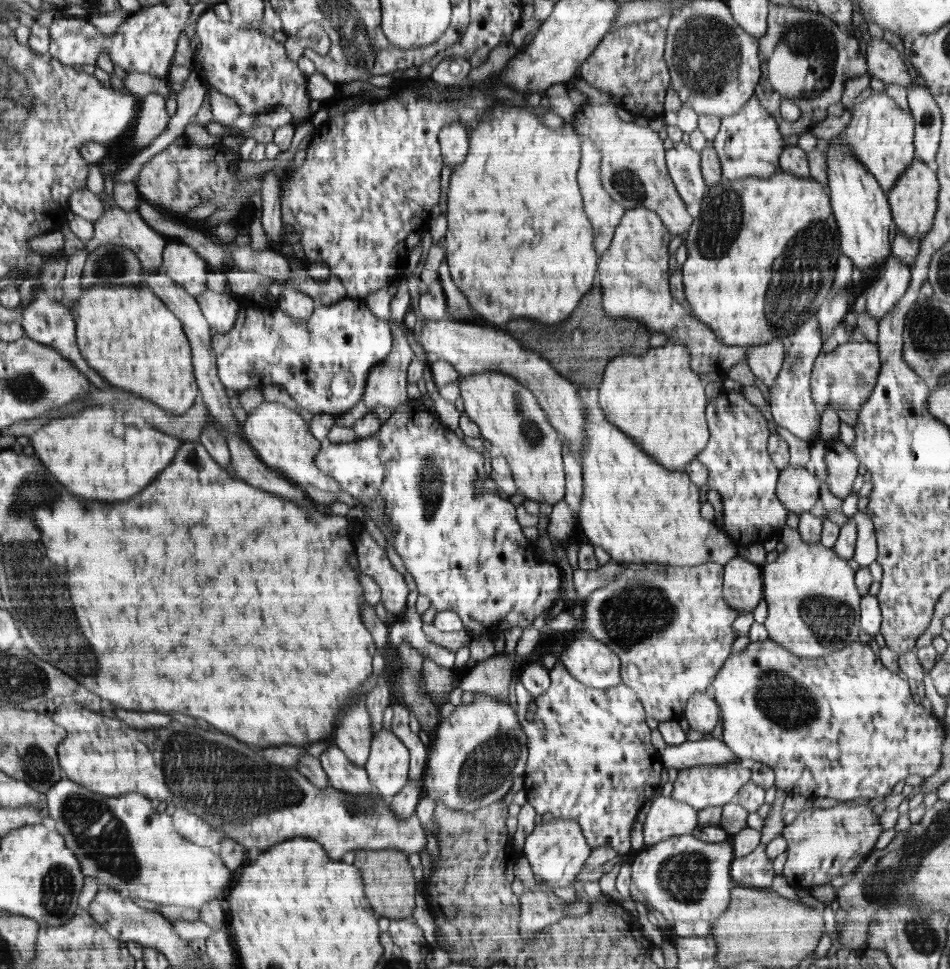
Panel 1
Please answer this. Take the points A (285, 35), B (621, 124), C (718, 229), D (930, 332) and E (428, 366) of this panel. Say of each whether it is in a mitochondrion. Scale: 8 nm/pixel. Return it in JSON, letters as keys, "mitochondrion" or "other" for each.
{"A":"other","B":"other","C":"mitochondrion","D":"mitochondrion","E":"other"}

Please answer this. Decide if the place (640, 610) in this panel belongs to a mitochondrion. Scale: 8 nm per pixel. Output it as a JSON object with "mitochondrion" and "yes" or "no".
{"mitochondrion":"yes"}

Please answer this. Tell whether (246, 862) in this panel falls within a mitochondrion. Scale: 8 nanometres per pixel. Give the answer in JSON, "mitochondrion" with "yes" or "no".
{"mitochondrion":"no"}

